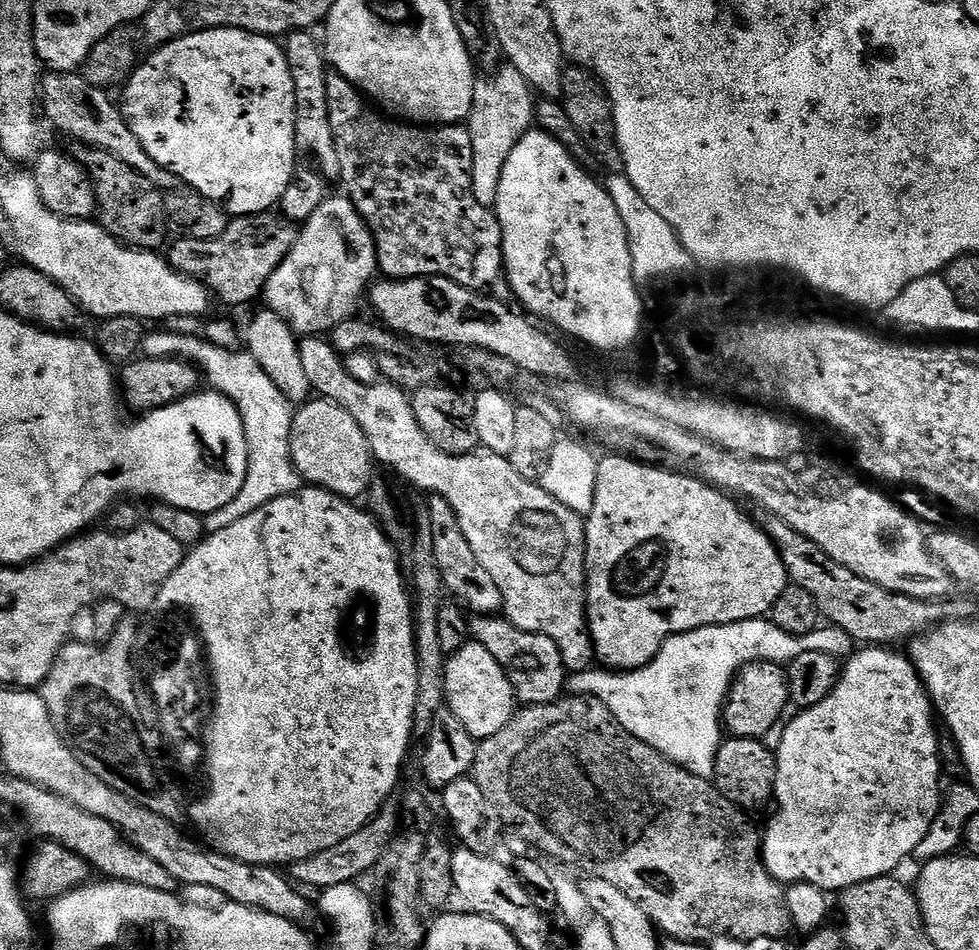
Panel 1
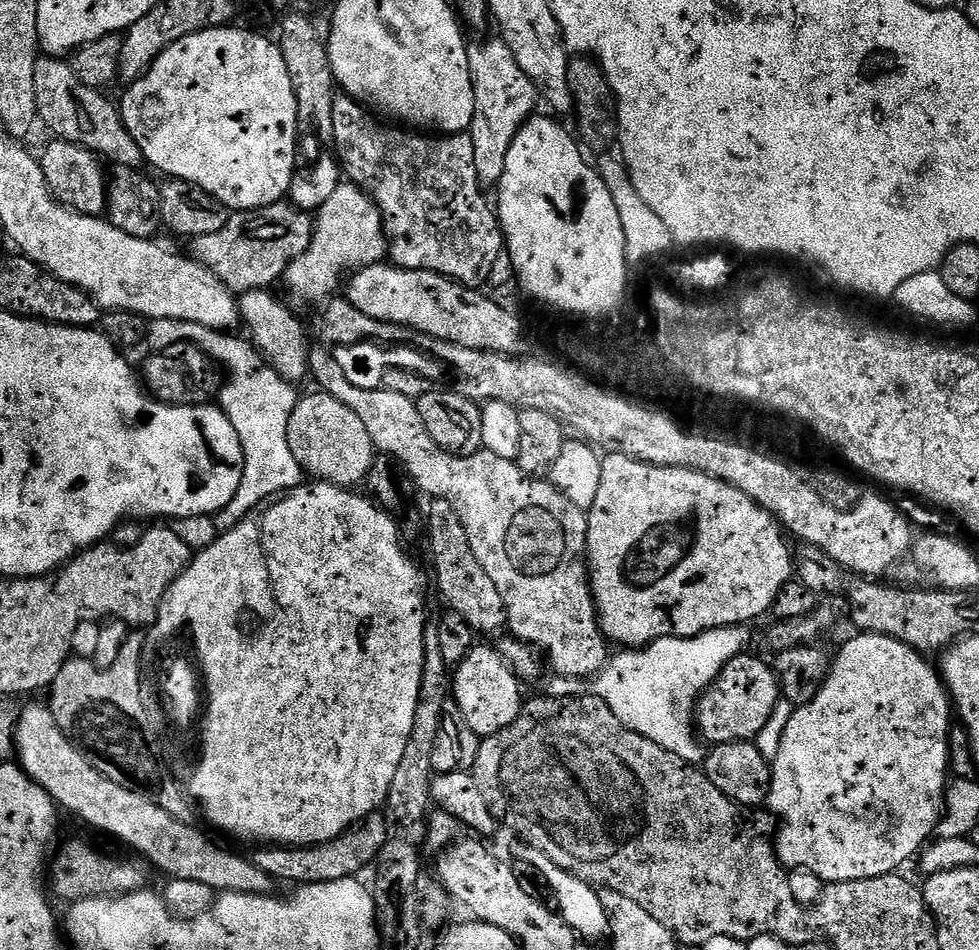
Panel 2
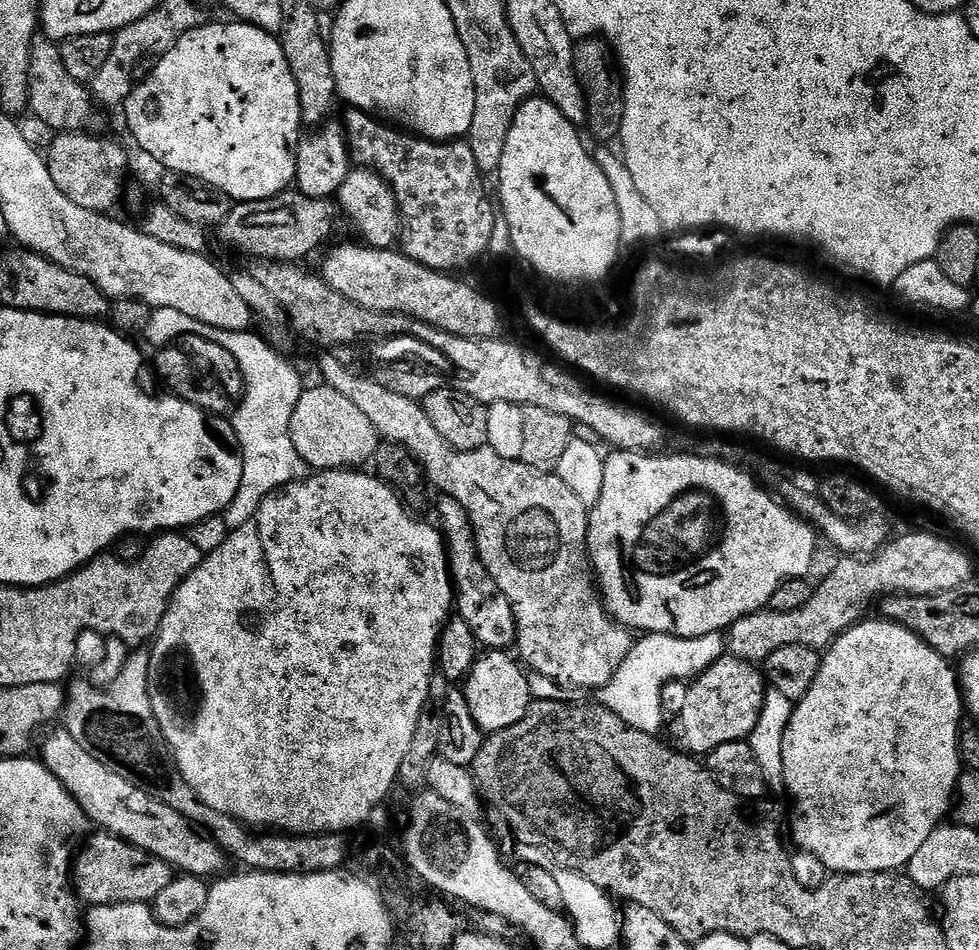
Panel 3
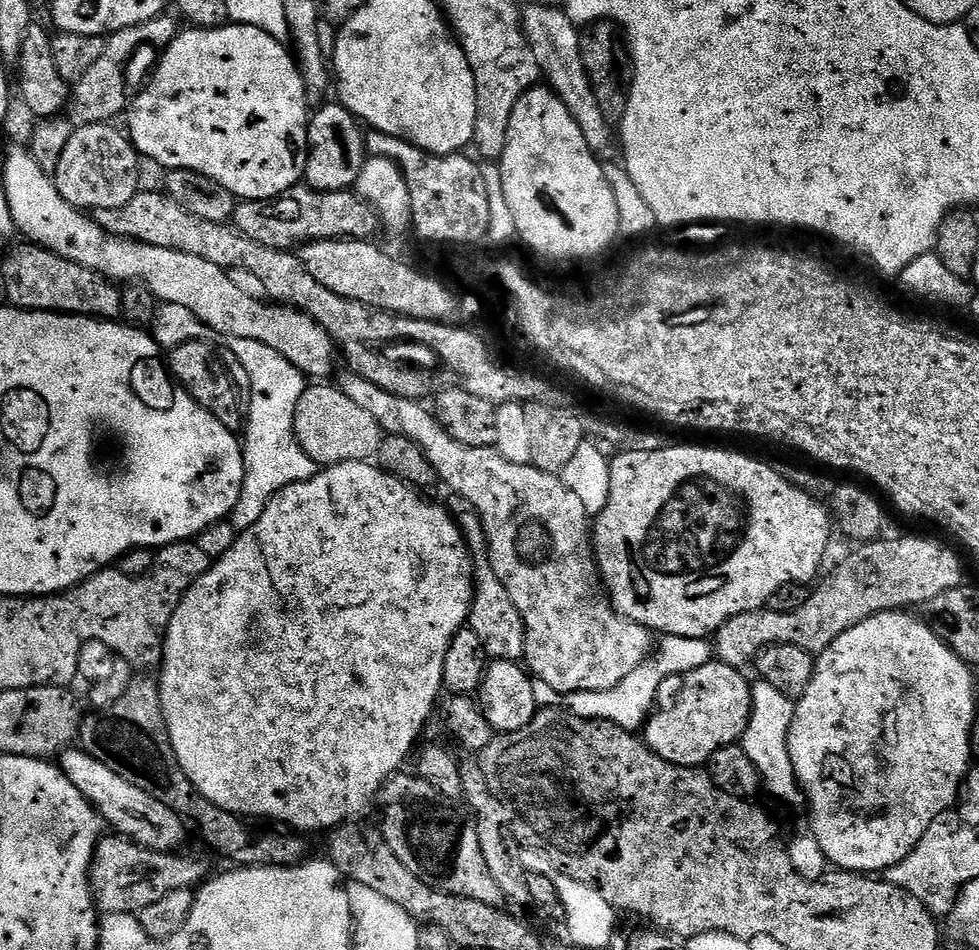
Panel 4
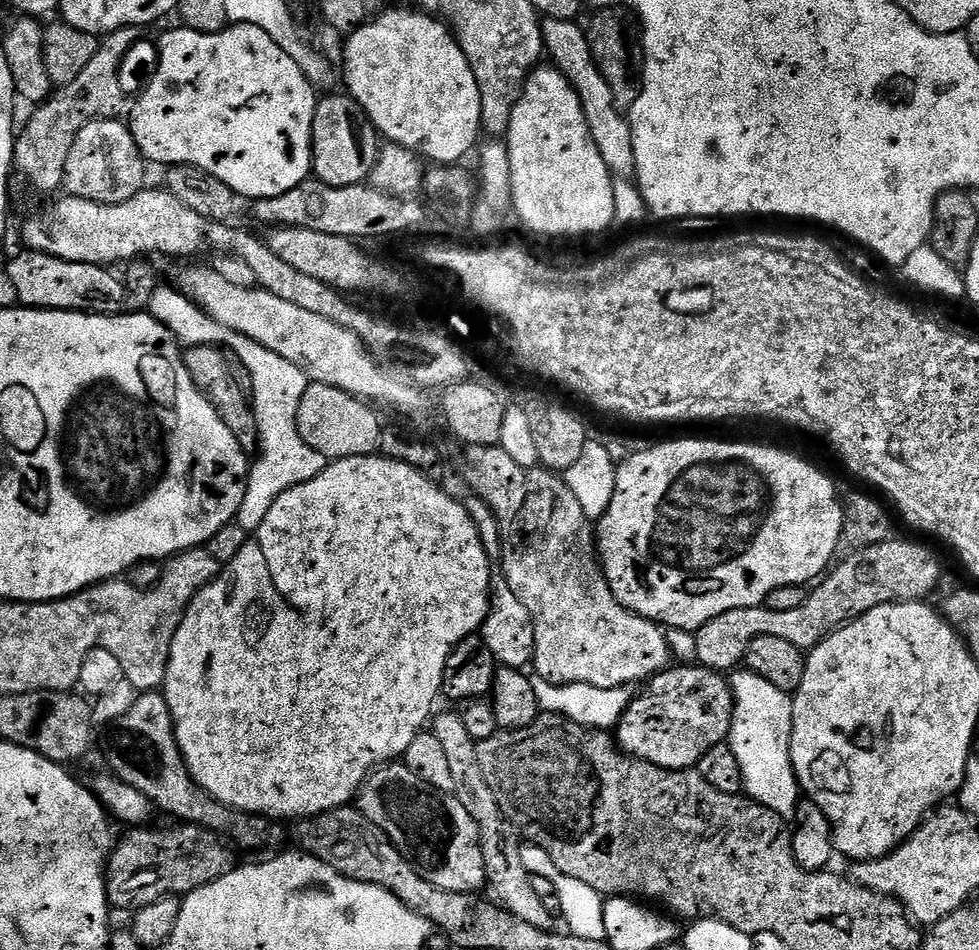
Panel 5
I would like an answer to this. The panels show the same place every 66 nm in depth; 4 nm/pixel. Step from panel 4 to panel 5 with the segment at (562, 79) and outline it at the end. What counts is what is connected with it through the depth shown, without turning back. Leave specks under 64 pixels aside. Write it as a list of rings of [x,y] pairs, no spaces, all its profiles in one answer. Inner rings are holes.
[[[545,19],[542,24],[544,47],[547,55],[549,57],[552,55],[551,63],[579,94],[582,110],[586,114],[586,122],[590,126],[590,134],[594,138],[594,146],[598,146],[598,154],[602,154],[602,162],[606,162],[613,177],[631,177],[636,170],[632,127],[628,124],[625,113],[616,107],[610,86],[606,86],[606,78],[602,78],[594,62],[588,45],[587,31],[581,25],[579,28],[578,25],[576,20]]]

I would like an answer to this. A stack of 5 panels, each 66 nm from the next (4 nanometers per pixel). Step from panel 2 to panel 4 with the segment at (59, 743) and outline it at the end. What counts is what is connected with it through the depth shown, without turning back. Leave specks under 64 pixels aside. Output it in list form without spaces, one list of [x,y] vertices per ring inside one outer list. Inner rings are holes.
[[[73,746],[60,753],[58,767],[64,771],[66,778],[82,790],[82,794],[96,808],[101,821],[108,824],[113,833],[119,834],[143,848],[149,848],[155,852],[176,852],[184,844],[184,828],[186,821],[174,811],[166,802],[158,802],[146,790],[138,790],[138,786],[132,785],[126,778],[114,774],[110,766],[94,759],[89,752]]]

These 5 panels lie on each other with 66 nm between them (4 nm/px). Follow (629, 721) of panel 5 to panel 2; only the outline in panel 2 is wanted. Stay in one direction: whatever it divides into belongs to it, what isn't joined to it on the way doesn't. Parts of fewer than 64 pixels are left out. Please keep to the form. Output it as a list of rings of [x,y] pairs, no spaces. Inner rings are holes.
[[[748,655],[730,658],[694,709],[695,727],[709,745],[729,744],[735,740],[755,741],[782,699],[775,667],[769,661],[767,664],[756,656]]]

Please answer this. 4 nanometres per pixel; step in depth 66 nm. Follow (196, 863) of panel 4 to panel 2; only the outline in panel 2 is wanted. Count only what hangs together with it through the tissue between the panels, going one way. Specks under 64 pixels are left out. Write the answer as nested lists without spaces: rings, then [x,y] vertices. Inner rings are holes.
[[[72,840],[64,849],[62,848],[50,861],[50,892],[55,899],[57,896],[60,900],[75,902],[93,900],[99,896],[125,896],[149,887],[149,869],[143,863],[131,864],[128,860],[107,856],[106,853],[99,852],[94,845],[87,844],[84,840]]]

